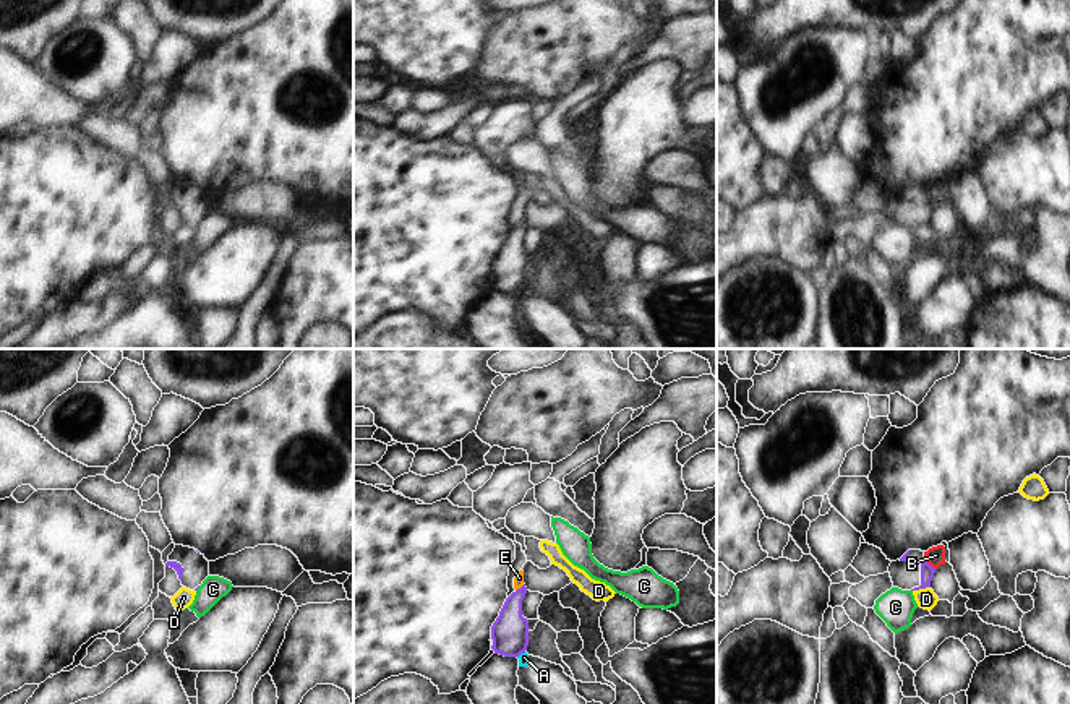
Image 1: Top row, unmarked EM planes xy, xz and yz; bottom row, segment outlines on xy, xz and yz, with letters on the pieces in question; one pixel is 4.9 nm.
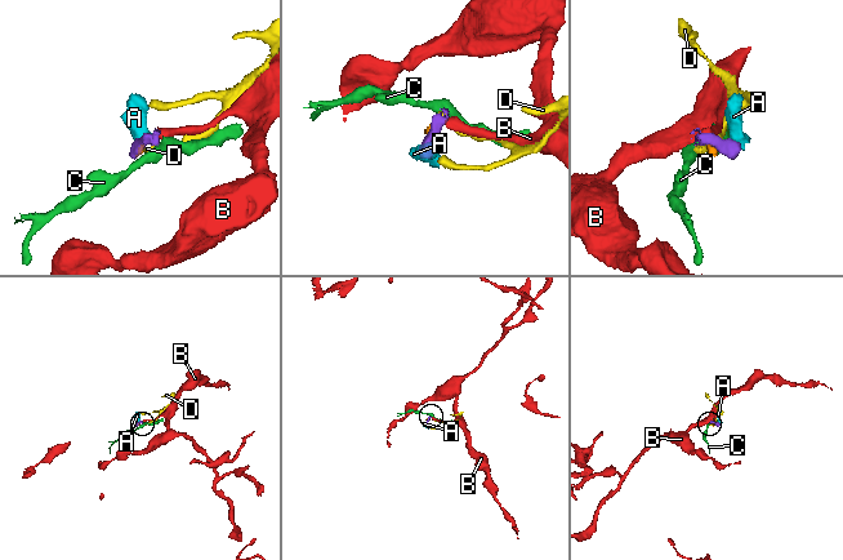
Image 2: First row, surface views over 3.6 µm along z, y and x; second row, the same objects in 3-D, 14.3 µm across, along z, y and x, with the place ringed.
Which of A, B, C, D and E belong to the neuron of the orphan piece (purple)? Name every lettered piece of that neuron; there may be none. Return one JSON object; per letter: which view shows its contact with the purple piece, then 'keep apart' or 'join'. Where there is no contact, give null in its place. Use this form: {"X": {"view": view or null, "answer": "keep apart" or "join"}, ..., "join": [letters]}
{"A": {"view": "xz", "answer": "keep apart"}, "B": {"view": "yz", "answer": "keep apart"}, "C": {"view": "xy", "answer": "keep apart"}, "D": {"view": "yz", "answer": "keep apart"}, "E": {"view": "xz", "answer": "keep apart"}, "join": []}

